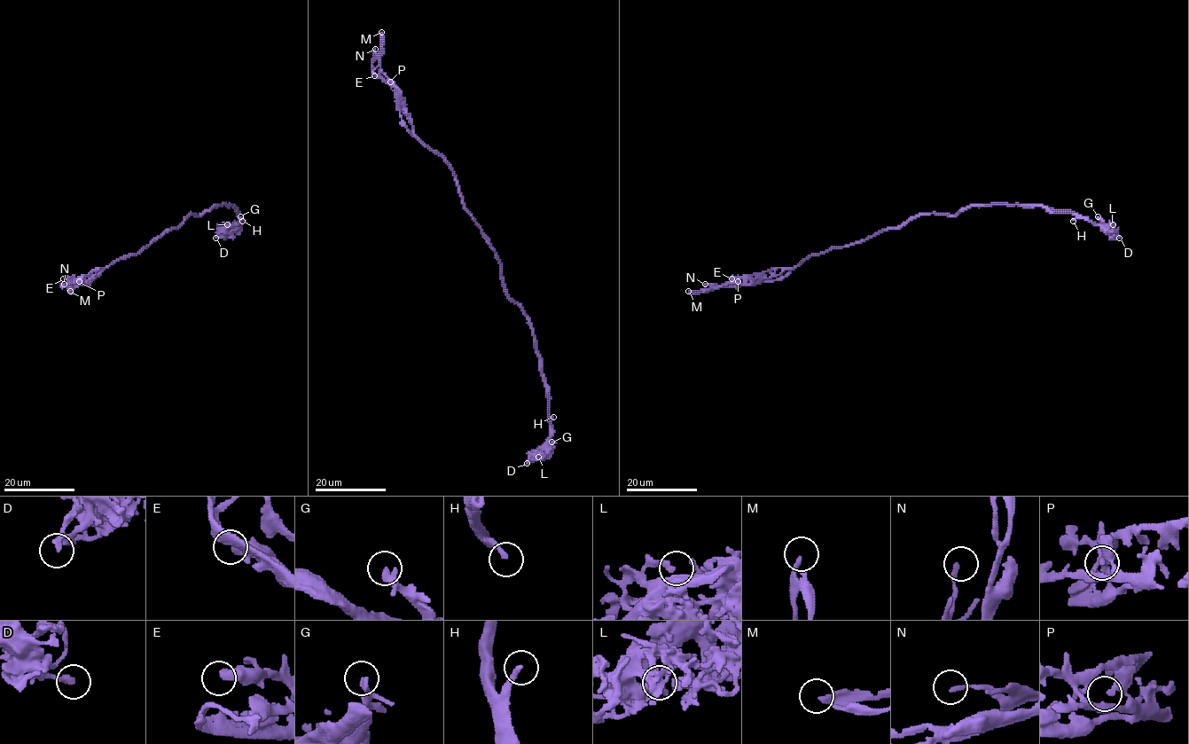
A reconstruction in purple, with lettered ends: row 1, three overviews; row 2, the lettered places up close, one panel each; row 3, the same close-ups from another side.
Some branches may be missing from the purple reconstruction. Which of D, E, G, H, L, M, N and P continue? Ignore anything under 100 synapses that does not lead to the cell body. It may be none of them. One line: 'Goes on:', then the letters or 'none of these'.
Goes on: H

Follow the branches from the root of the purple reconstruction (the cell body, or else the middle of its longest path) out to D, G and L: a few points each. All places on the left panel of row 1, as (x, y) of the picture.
D: (178, 227), (191, 214), (203, 215), (215, 206), (233, 206), (238, 221), (215, 238)
G: (178, 227), (191, 214), (203, 215), (215, 206), (233, 206), (238, 215), (237, 226), (240, 216)
L: (178, 227), (191, 214), (203, 215), (211, 207), (230, 205), (237, 209), (238, 221), (227, 224)

